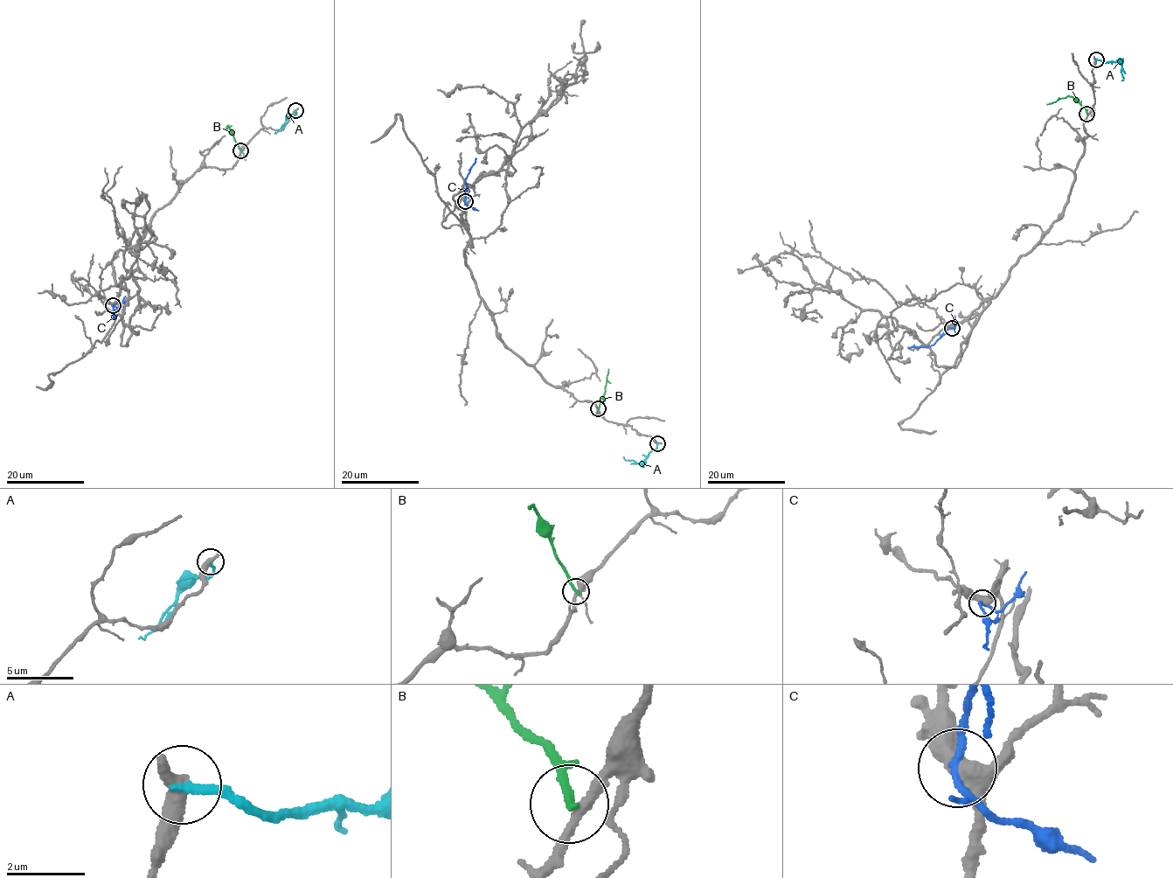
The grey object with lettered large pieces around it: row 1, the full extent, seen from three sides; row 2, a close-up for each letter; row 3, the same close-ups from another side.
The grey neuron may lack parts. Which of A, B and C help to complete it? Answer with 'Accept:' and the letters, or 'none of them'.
Accept: none of them

